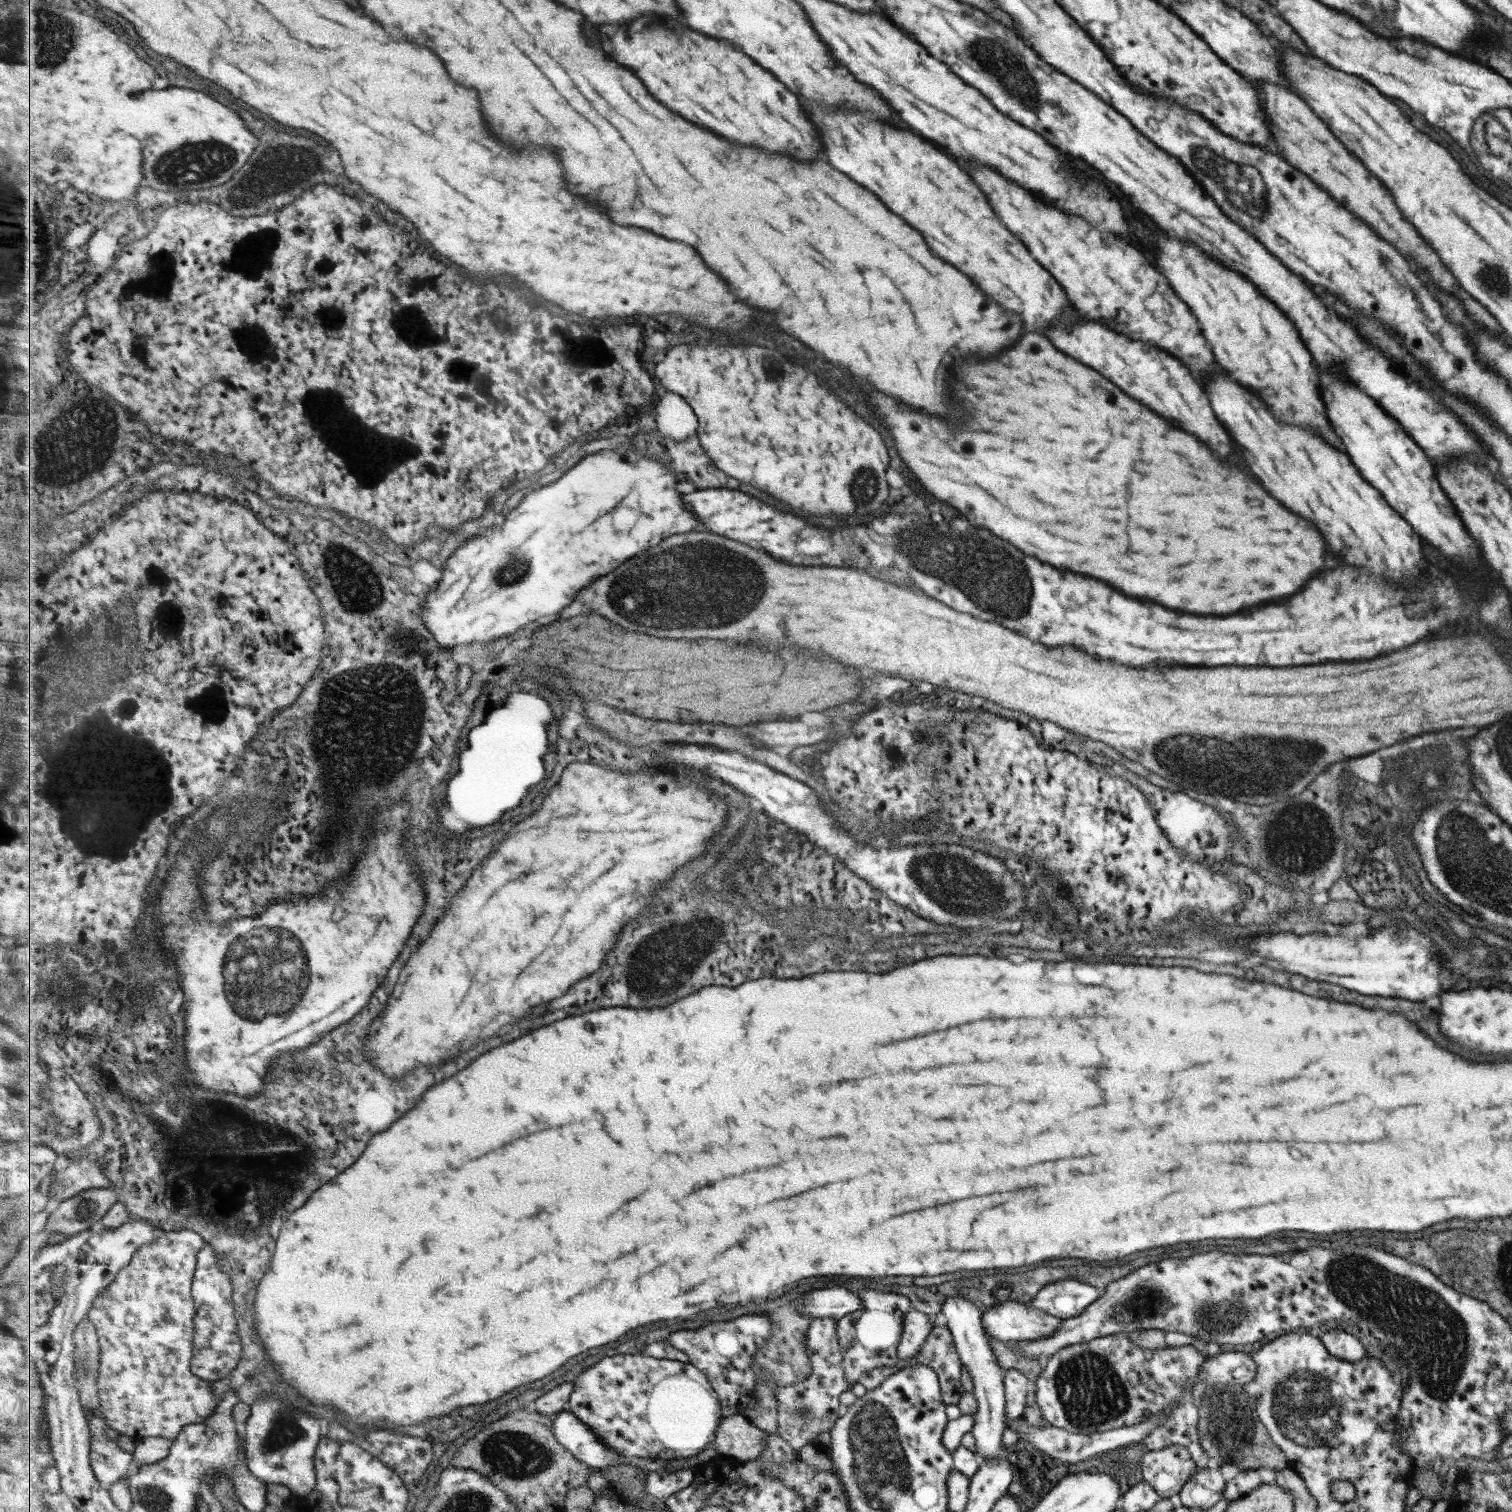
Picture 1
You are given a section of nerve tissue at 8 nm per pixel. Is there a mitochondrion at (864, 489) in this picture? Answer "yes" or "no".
yes

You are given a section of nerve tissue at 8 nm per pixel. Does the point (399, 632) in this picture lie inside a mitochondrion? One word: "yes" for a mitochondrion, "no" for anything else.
yes

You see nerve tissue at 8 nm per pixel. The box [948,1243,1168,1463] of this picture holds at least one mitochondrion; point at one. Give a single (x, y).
(1090, 1392)

